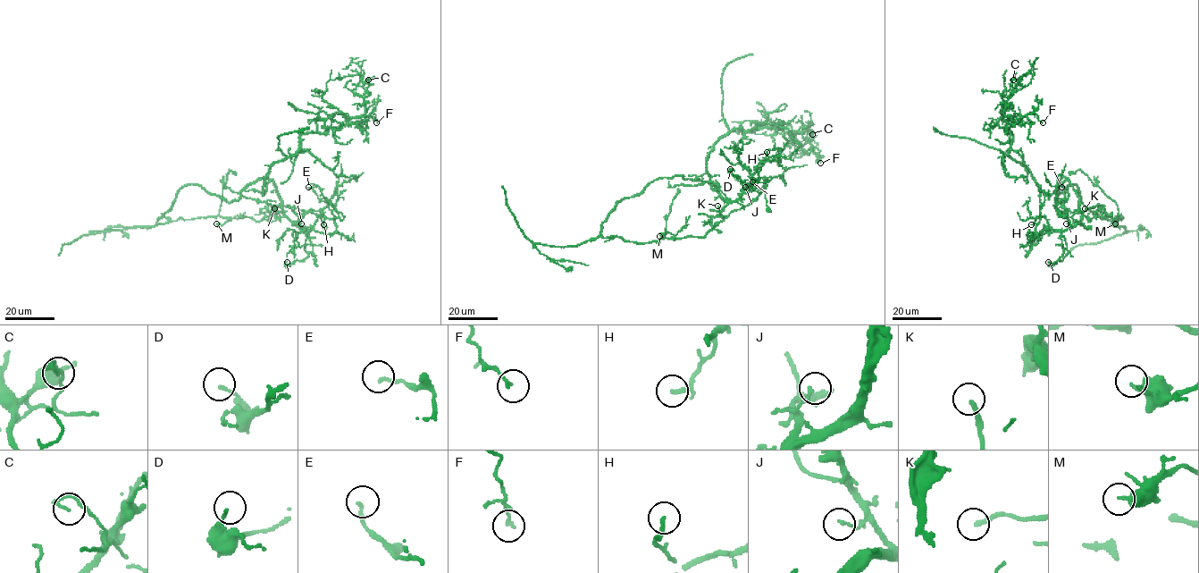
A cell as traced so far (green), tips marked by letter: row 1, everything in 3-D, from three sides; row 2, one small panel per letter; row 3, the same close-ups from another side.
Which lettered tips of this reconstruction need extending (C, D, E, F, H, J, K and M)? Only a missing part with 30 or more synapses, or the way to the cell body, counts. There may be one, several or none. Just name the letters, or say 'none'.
K

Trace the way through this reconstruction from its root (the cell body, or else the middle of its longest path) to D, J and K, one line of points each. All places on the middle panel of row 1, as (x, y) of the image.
D: (701, 181), (726, 201), (734, 202), (752, 181), (749, 188), (752, 187), (730, 169)
J: (701, 181), (706, 181), (727, 202), (734, 202), (745, 187)
K: (701, 181), (726, 201), (734, 202), (743, 188), (764, 178), (762, 192), (748, 205), (726, 216), (717, 206)

